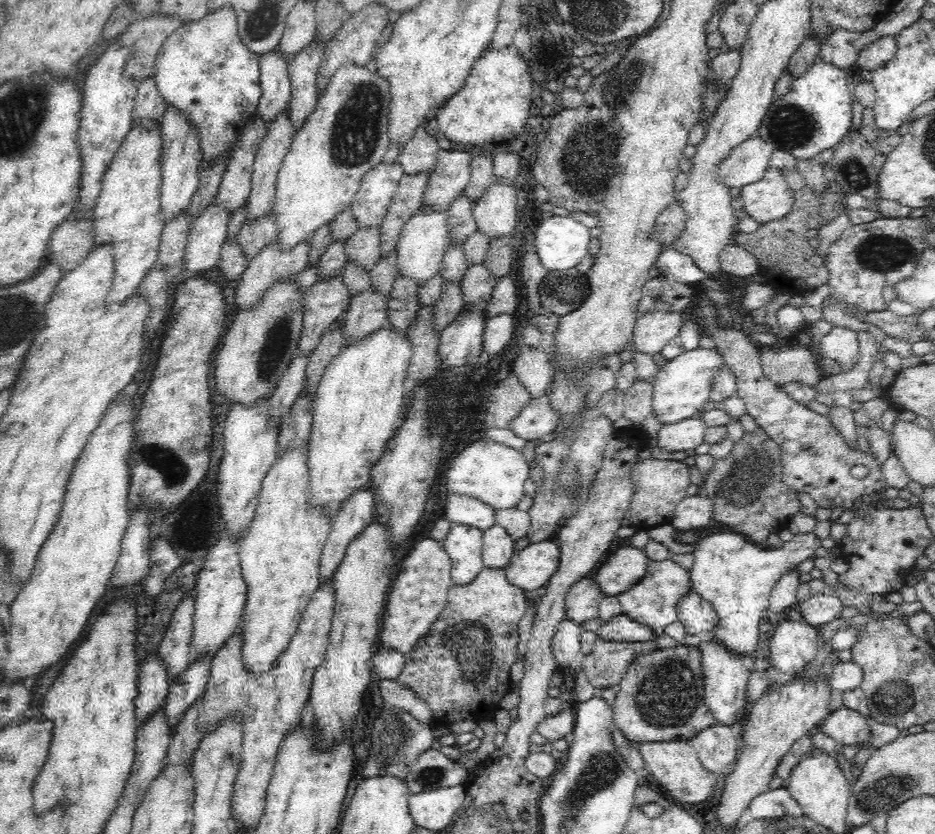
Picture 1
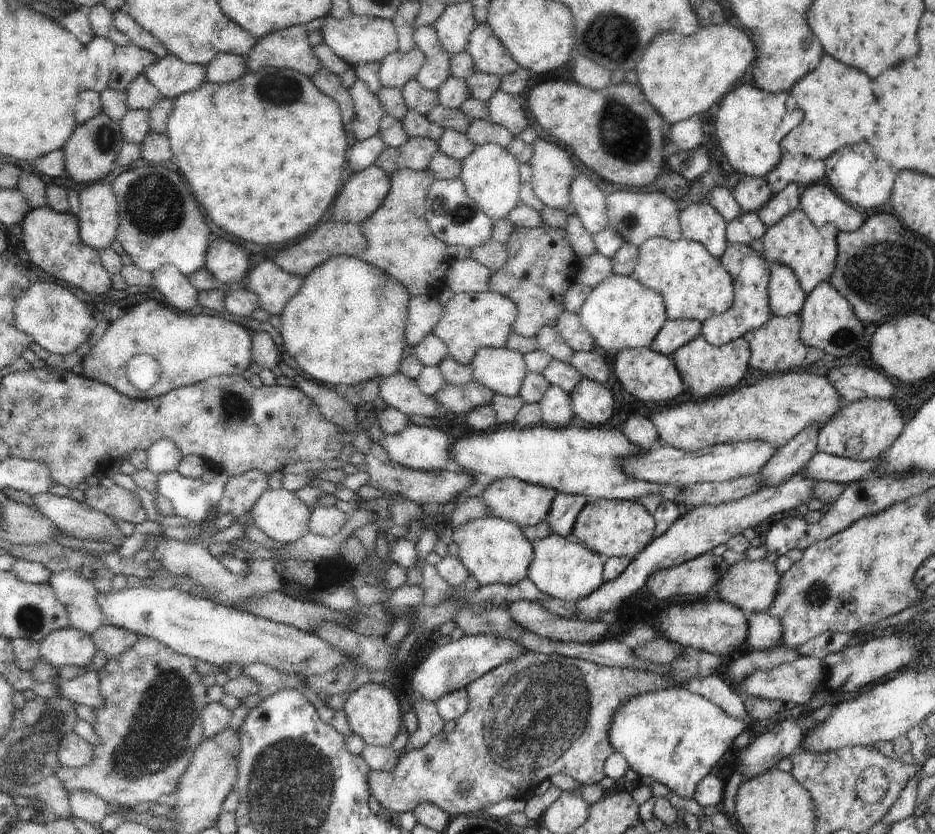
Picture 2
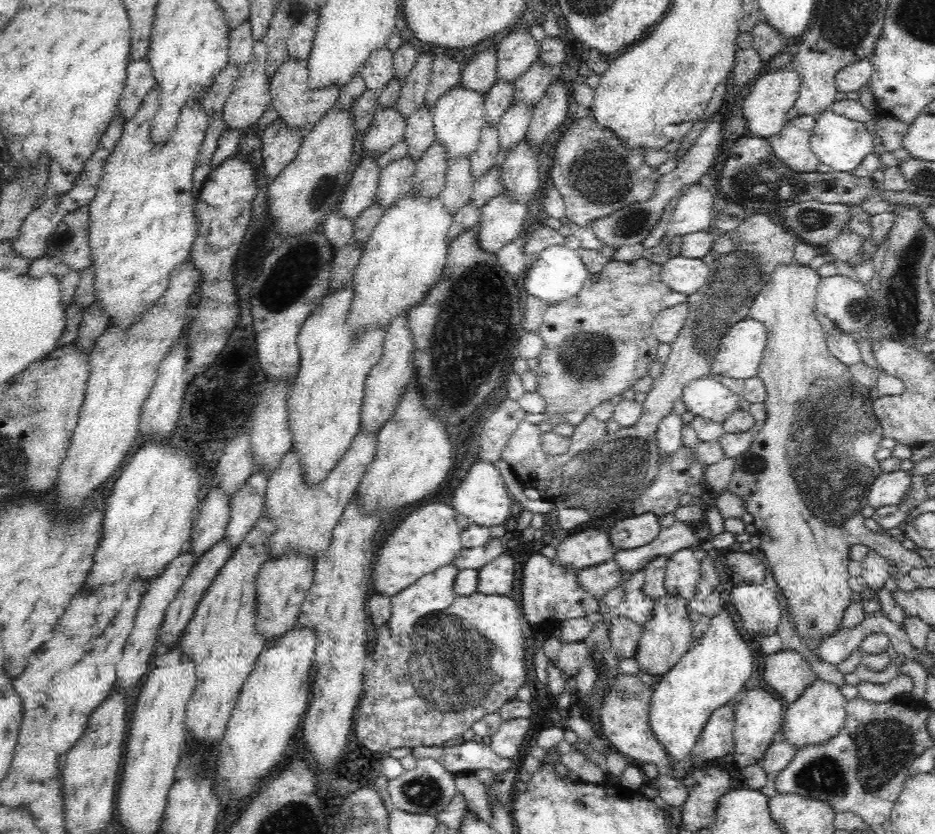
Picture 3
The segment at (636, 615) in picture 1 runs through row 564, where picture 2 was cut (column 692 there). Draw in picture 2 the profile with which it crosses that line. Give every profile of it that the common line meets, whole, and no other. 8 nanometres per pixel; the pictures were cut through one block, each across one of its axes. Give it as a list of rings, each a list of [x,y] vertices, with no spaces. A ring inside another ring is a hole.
[[[684,647],[683,651],[673,661],[666,664],[666,666],[669,666],[669,671],[661,673],[660,671],[656,672],[648,669],[601,665],[594,661],[587,661],[574,657],[563,657],[557,654],[549,655],[548,653],[533,653],[526,651],[519,657],[503,662],[501,665],[490,670],[490,672],[483,674],[480,678],[477,678],[474,682],[468,684],[465,689],[467,690],[467,697],[469,698],[469,707],[460,718],[455,720],[456,726],[452,732],[439,732],[420,748],[408,751],[405,754],[405,757],[402,757],[397,762],[397,765],[395,766],[396,769],[389,771],[373,770],[372,774],[369,776],[370,793],[372,793],[374,798],[380,802],[381,806],[386,808],[386,810],[390,810],[393,815],[412,811],[417,804],[428,801],[437,804],[441,809],[445,809],[445,811],[454,818],[454,816],[464,813],[486,812],[484,808],[487,808],[491,804],[496,804],[496,802],[504,798],[522,799],[524,795],[530,793],[532,788],[538,786],[540,780],[552,778],[554,775],[560,773],[585,785],[599,783],[600,780],[605,777],[604,761],[610,754],[615,752],[613,743],[609,740],[609,730],[610,727],[613,726],[613,718],[614,715],[617,714],[617,710],[630,699],[642,695],[643,693],[649,693],[650,691],[656,691],[657,689],[667,689],[677,686],[682,687],[683,683],[687,683],[690,679],[696,677],[704,678],[713,675],[714,672],[724,664],[724,658],[725,657],[719,654],[707,653],[692,647]],[[463,782],[469,782],[471,784],[471,789],[466,795],[461,795],[459,793],[459,786]]]

